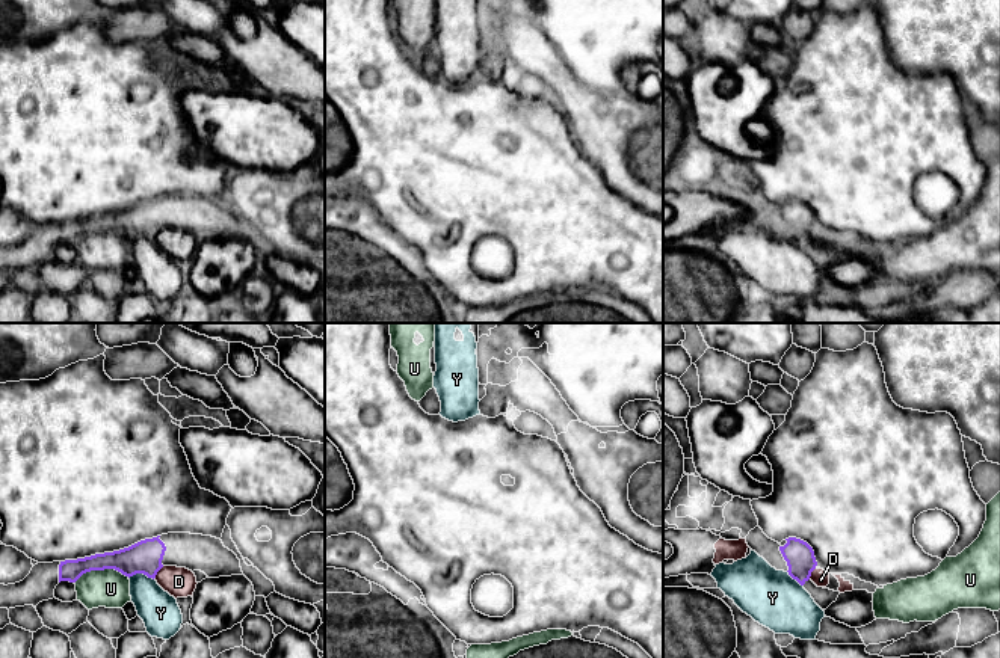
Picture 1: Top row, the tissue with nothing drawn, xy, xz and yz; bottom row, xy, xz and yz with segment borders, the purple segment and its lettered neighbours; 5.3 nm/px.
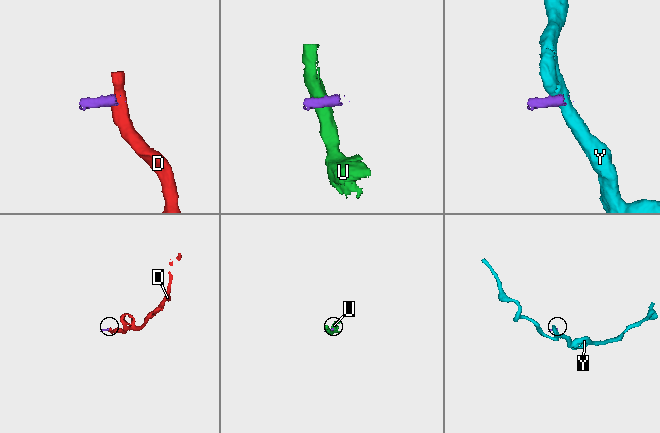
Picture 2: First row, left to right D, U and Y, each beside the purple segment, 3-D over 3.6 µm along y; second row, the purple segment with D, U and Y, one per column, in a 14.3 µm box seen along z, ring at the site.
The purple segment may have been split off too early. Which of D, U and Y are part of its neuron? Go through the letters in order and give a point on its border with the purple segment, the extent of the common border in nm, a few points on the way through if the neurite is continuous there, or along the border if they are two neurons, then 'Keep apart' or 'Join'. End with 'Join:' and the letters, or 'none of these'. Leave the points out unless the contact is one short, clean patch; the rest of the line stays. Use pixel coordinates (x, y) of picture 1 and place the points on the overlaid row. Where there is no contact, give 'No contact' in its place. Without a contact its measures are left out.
D: Touches purple at xy (157, 571). Shared border 90 nm. Boundary: xy (163, 566), (153, 578). Keep apart
U: Touches purple at xy (101, 569). Shared border 300 nm. Boundary: xy (129, 577), (114, 569), (91, 569), (74, 583). Keep apart
Y: Touches purple at xy (141, 572). Shared border 140 nm. Boundary: xy (129, 577), (145, 574), (153, 580). Keep apart
Join: none of these

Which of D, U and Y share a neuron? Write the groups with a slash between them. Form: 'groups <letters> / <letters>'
groups D / U / Y

